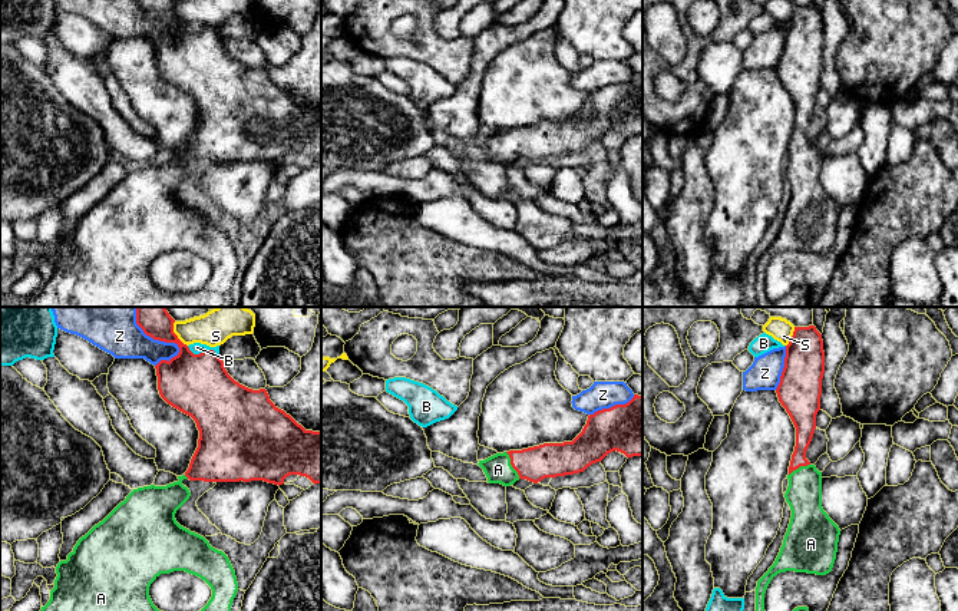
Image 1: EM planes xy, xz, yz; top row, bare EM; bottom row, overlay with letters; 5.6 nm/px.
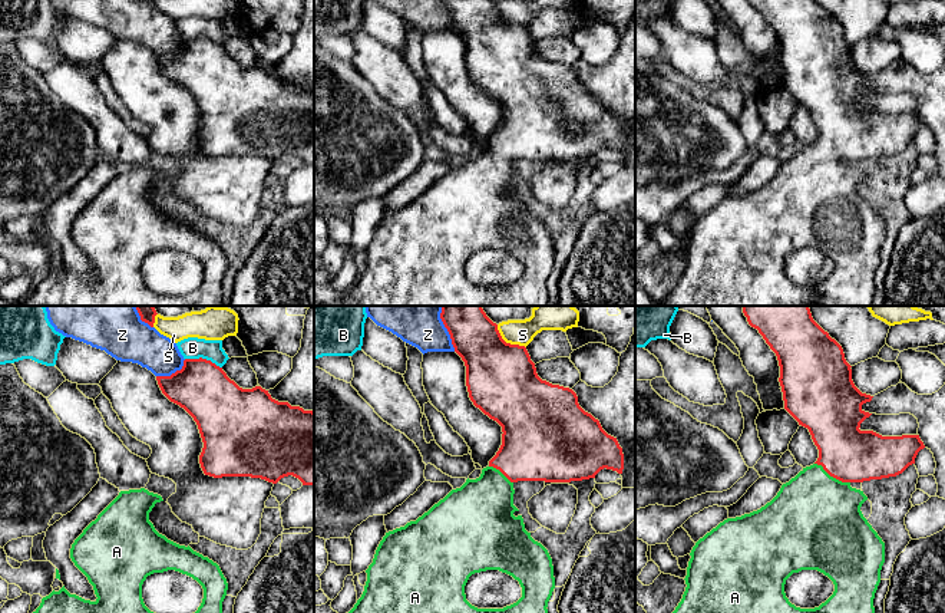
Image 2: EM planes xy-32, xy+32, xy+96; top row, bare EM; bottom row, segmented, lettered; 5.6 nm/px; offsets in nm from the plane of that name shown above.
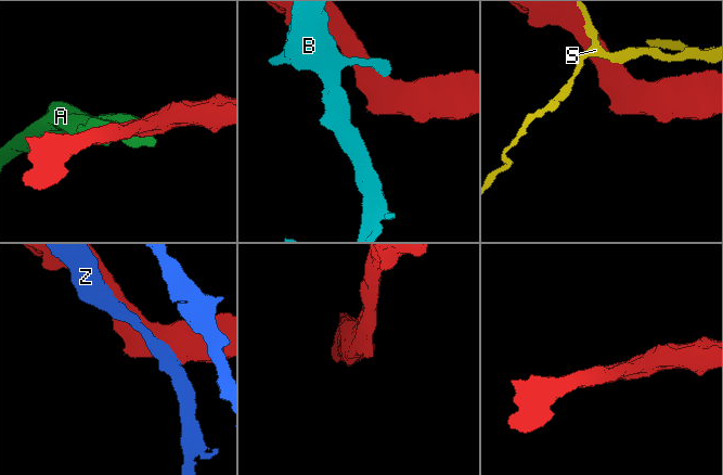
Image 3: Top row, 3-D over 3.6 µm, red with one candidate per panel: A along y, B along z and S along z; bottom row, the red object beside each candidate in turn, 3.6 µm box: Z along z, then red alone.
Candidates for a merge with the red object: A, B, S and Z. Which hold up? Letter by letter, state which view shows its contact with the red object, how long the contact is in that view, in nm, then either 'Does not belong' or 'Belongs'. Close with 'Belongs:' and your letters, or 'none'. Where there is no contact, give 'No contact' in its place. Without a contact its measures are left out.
A: Touches red in xz. Shared border 170 nm. Belongs
B: Touches red in xy. Shared border 200 nm. Does not belong
S: Touches red in xy. Shared border 160 nm. Does not belong
Z: Touches red in xy. Shared border 360 nm. Does not belong
Belongs: A

